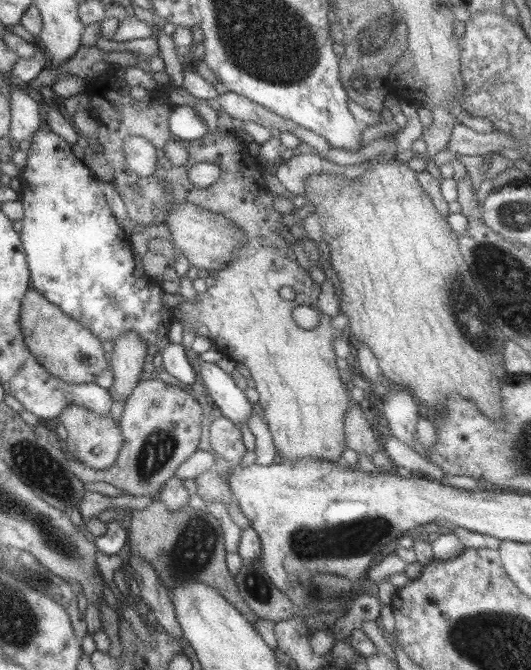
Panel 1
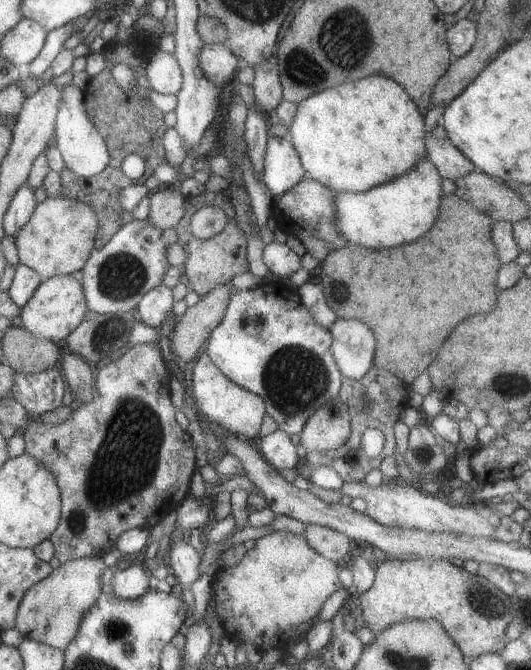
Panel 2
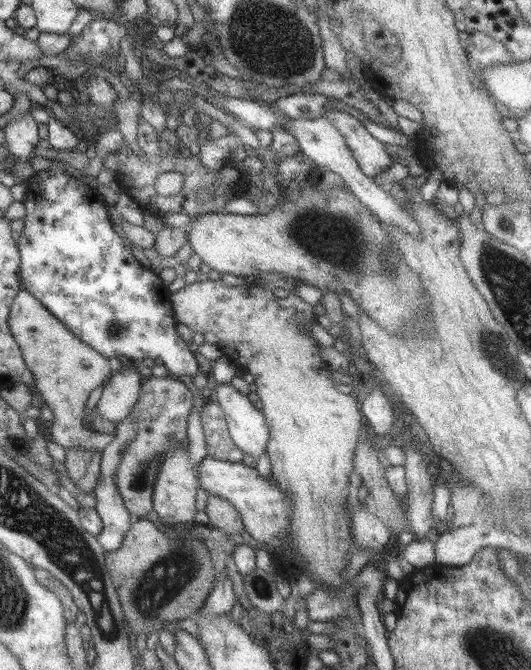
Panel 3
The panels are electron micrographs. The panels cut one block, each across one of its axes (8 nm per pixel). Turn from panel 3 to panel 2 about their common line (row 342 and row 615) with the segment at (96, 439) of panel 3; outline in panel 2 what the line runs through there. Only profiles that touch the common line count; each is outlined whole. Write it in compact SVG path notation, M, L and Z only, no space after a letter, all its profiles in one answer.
M102 556L77 558L61 563L48 576L25 590L15 612L13 628L22 639L33 640L63 651L77 634L81 616L89 606L93 606L93 602L101 594L101 574L105 568Z

